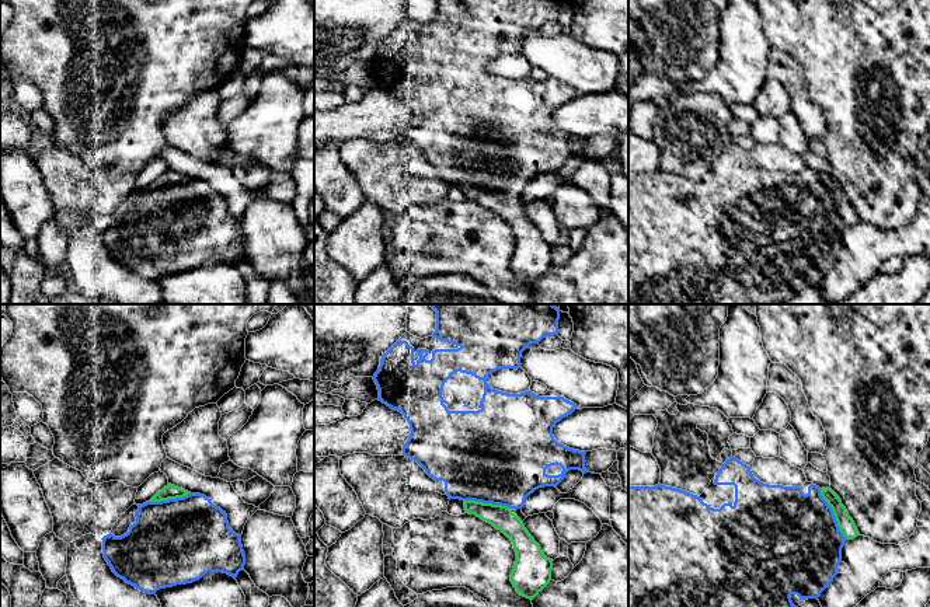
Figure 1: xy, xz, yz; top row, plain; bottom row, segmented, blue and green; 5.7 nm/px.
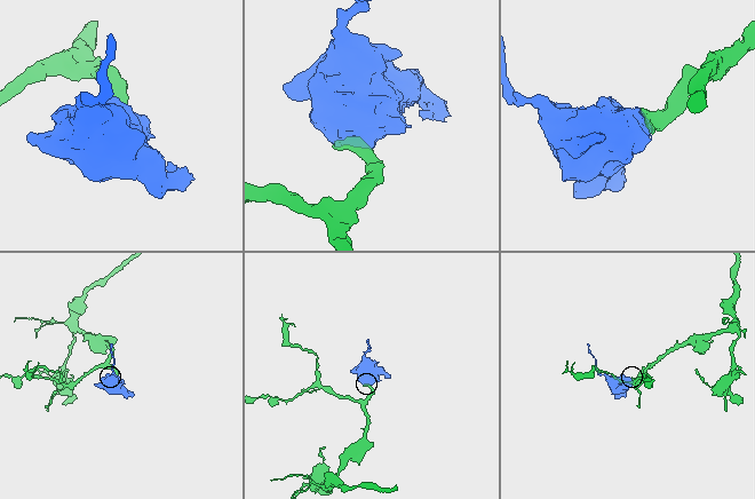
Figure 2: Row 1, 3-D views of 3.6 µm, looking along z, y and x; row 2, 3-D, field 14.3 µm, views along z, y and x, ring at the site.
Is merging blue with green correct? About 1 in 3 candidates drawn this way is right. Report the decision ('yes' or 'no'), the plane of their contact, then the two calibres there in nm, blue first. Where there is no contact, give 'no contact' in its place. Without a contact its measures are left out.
yes; contact in yz; calibres 500 and 90 nm

